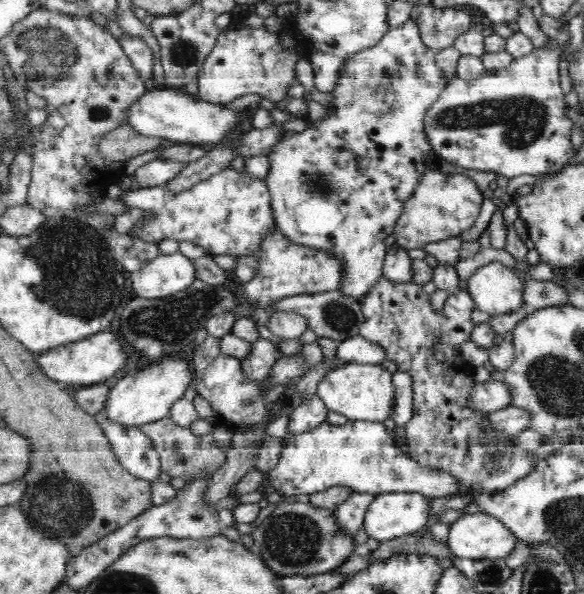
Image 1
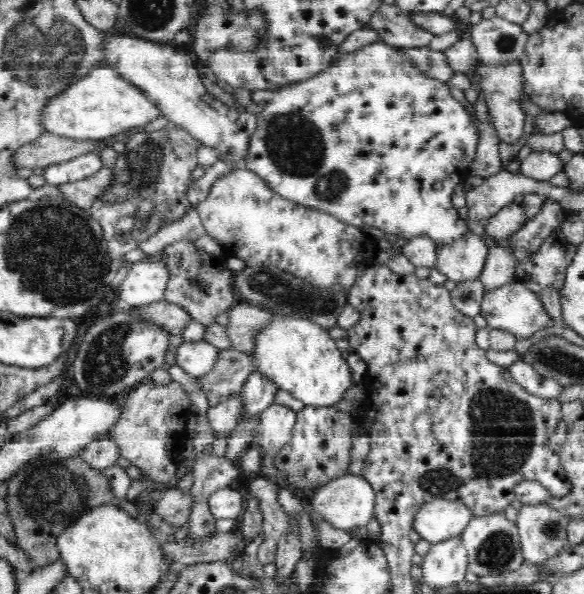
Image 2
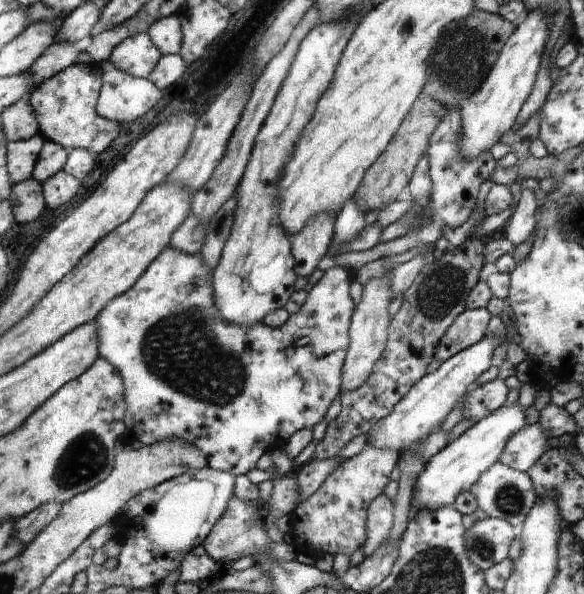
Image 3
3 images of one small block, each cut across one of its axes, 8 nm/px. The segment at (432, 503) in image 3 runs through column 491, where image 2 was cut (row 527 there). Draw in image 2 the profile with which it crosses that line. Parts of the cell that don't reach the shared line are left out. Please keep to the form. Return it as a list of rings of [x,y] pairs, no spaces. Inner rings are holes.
[[[433,499],[417,513],[413,528],[421,538],[433,544],[461,536],[473,520],[473,512],[465,504],[446,499]]]

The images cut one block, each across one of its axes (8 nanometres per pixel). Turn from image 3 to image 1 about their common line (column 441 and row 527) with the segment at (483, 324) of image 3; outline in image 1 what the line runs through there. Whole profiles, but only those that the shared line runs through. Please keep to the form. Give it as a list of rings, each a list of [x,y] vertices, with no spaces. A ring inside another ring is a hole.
[[[353,492],[342,504],[334,507],[334,519],[342,532],[355,533],[362,528],[368,506],[374,502],[375,494]]]

